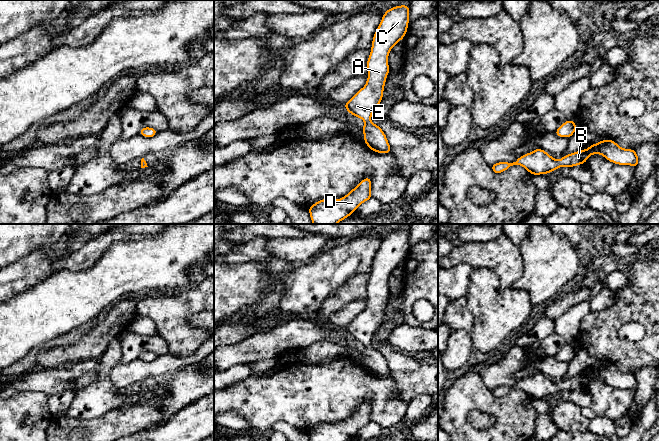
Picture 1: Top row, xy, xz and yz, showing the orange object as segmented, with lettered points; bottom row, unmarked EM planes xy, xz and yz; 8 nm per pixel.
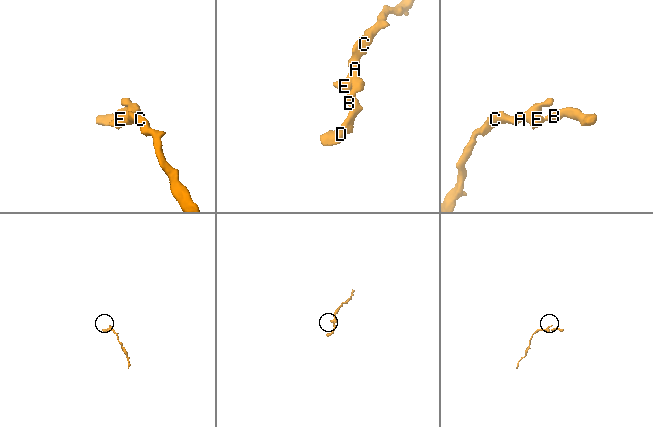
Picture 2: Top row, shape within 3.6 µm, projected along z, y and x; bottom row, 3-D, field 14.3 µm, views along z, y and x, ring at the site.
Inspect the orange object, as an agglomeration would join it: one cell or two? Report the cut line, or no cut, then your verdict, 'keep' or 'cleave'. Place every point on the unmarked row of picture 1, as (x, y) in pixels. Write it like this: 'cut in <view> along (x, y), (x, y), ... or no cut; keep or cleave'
no cut; keep

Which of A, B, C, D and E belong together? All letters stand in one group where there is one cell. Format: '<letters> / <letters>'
A B C D E

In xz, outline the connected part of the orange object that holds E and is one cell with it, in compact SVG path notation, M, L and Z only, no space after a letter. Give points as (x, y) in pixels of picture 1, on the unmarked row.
M409 229L395 230L384 237L373 260L371 277L367 284L367 306L343 329L350 338L365 346L361 352L364 366L377 377L392 377L385 357L370 344L373 335L382 326L384 309L390 295L388 279L392 271L405 261L409 237Z

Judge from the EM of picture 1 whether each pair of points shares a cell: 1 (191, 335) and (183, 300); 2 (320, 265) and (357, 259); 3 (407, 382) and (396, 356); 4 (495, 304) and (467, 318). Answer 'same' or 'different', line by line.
1: same
2: same
3: same
4: different

